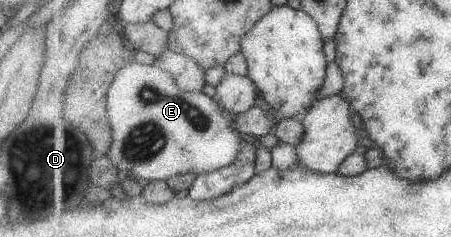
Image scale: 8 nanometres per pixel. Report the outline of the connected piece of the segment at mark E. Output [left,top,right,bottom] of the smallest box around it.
[108,62,243,183]

